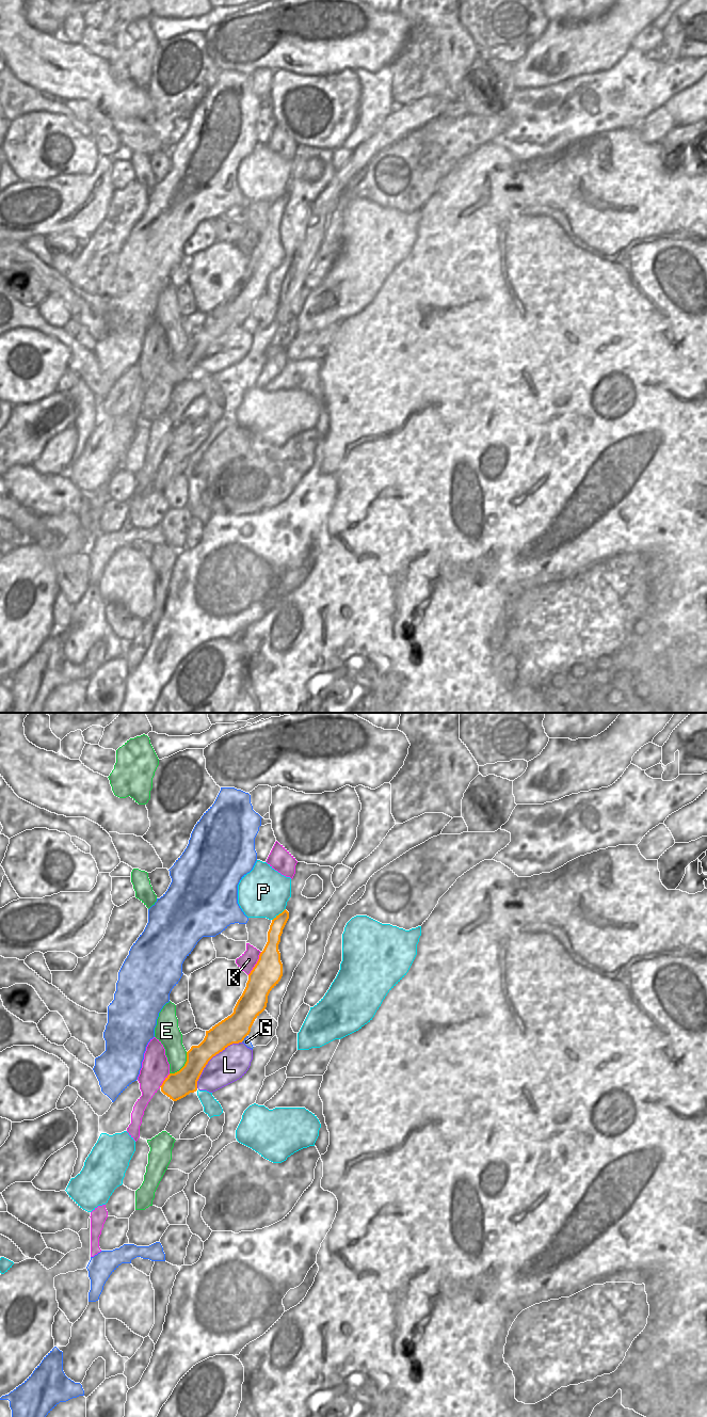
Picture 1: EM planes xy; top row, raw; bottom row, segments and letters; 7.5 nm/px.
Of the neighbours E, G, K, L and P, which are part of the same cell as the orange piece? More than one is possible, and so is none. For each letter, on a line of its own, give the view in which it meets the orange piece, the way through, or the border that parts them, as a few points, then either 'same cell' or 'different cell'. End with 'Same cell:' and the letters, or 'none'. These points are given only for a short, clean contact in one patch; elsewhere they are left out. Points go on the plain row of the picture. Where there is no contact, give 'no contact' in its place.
E: meets orange in xy; border along xy (187, 335), (186, 346), (178, 353), (170, 356); different cell
G: meets orange in xy; different cell
K: meets orange in xy; different cell
L: meets orange in xy; different cell
P: meets orange in xy; border along xy (285, 191), (272, 203); different cell
Same cell: none

